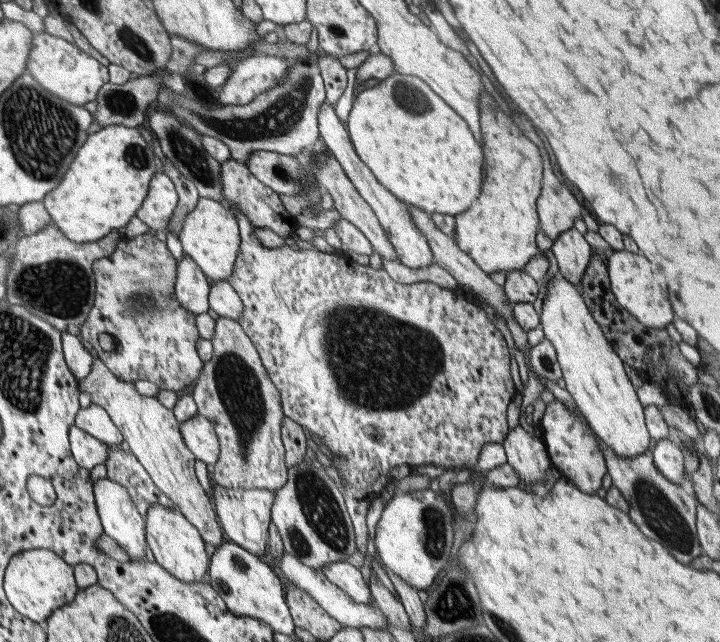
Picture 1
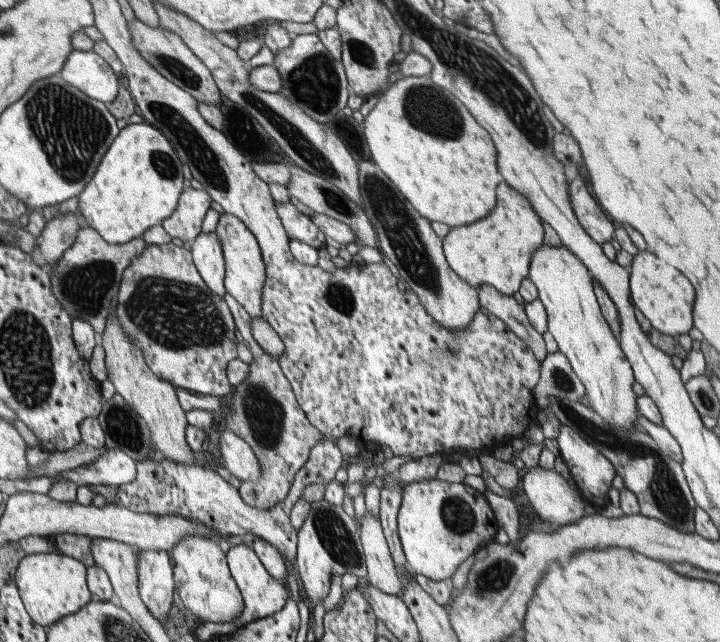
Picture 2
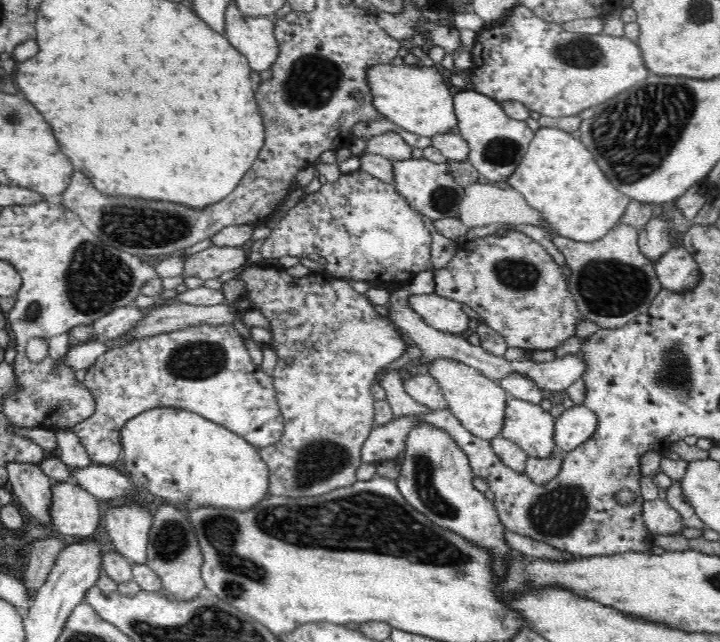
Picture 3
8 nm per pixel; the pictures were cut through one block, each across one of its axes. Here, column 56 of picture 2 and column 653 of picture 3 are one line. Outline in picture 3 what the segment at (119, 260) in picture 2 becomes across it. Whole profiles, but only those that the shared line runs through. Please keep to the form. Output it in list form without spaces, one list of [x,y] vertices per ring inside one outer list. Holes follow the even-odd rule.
[[[619,222],[594,242],[578,242],[551,235],[554,244],[565,256],[567,292],[570,292],[575,308],[584,318],[604,327],[621,327],[624,323],[630,322],[630,319],[646,314],[647,306],[661,284],[655,272],[655,262],[647,260],[646,256],[639,252],[638,234],[639,229]]]

